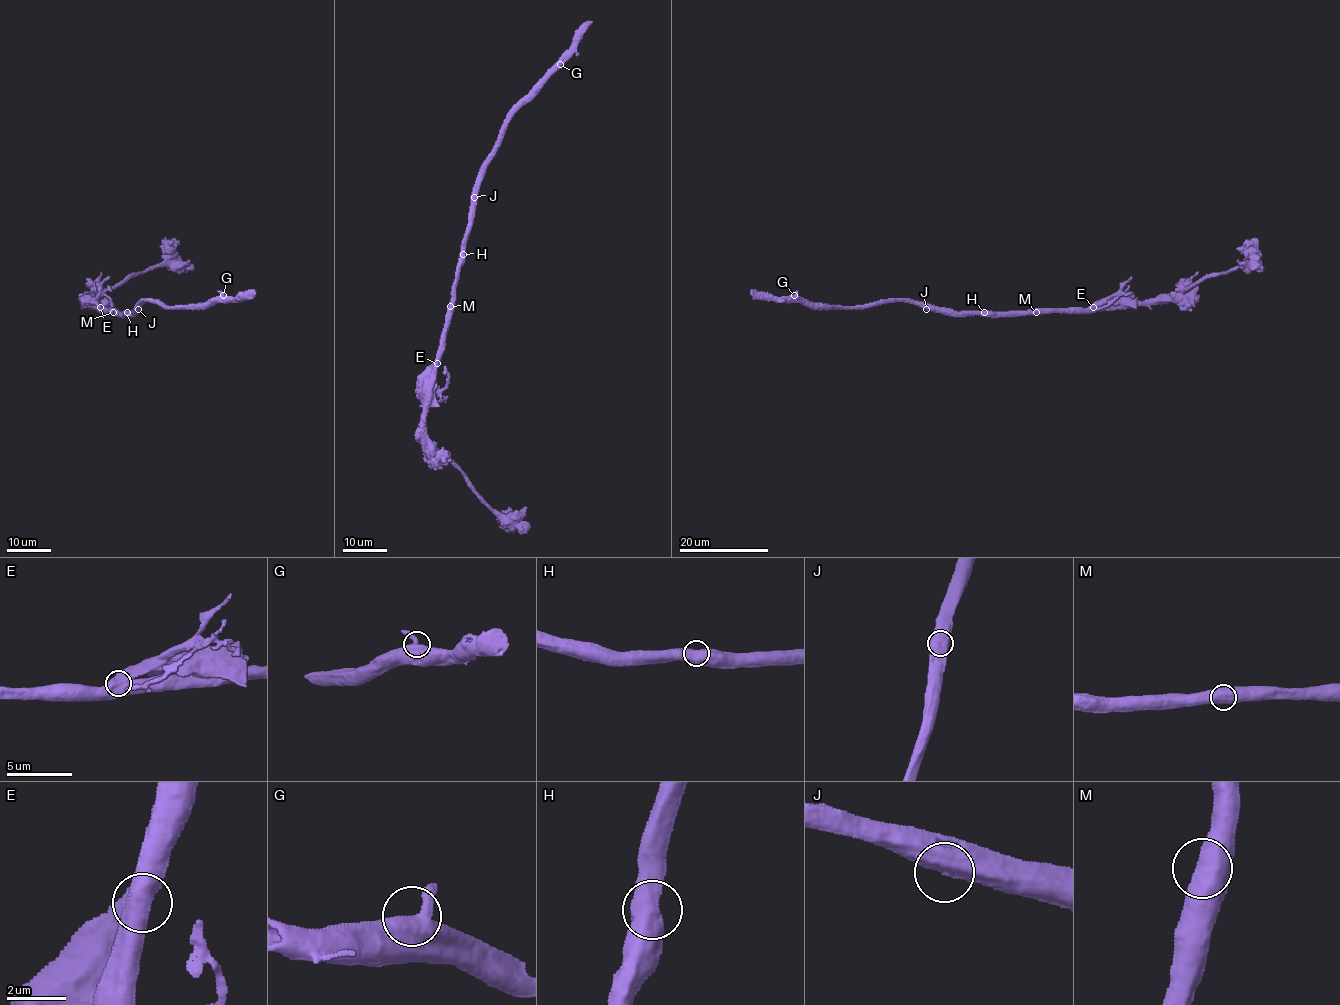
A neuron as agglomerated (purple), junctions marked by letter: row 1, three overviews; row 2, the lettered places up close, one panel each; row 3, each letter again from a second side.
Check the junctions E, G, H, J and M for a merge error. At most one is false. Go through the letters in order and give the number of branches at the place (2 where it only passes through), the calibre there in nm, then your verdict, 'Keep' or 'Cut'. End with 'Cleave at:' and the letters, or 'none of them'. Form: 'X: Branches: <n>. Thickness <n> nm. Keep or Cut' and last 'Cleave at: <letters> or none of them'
E: Branches: 2. Thickness 700 nm. Keep
G: Branches: 2. Thickness 650 nm. Keep
H: Branches: 2. Thickness 650 nm. Keep
J: Branches: 2. Thickness 700 nm. Keep
M: Branches: 1. Thickness 900 nm. Keep
Cleave at: none of them

